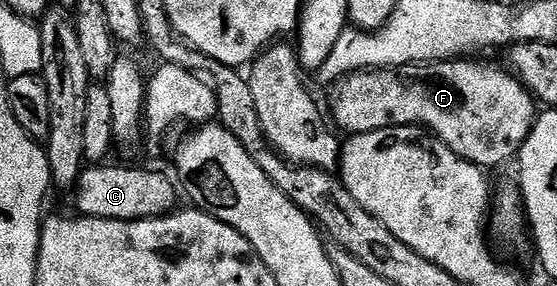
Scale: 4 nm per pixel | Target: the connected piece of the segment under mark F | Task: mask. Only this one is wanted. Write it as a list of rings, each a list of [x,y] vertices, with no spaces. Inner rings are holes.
[[[447,60],[396,71],[364,71],[346,76],[333,93],[332,124],[345,135],[419,124],[455,152],[457,157],[484,169],[501,165],[520,152],[521,144],[529,137],[537,118],[537,105],[532,94],[513,74],[491,67],[476,67],[471,61]]]

